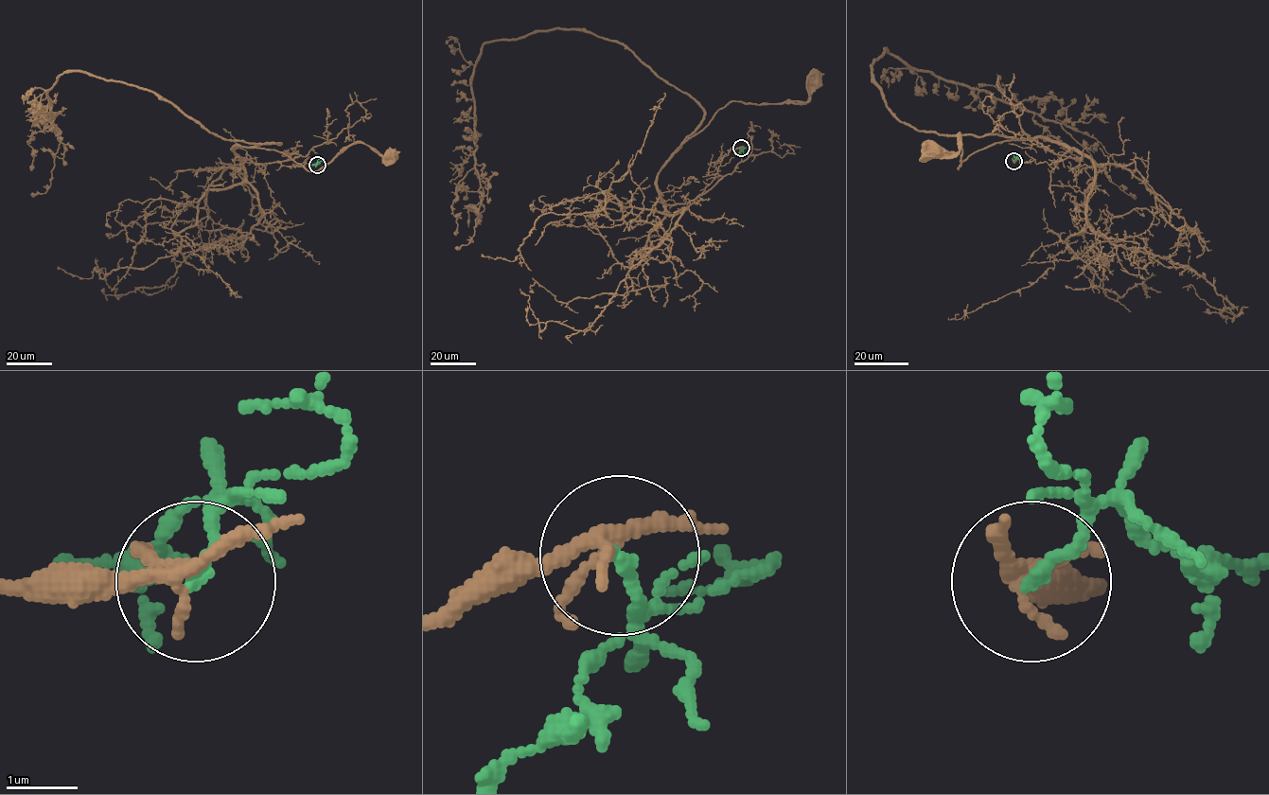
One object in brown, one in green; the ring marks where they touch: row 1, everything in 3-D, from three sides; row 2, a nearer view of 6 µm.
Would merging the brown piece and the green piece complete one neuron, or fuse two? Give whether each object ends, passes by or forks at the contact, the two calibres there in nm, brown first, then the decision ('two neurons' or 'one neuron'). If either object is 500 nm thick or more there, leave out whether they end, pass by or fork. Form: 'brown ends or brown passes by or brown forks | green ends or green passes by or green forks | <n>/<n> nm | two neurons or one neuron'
brown forks | green ends | 170/180 nm | two neurons

